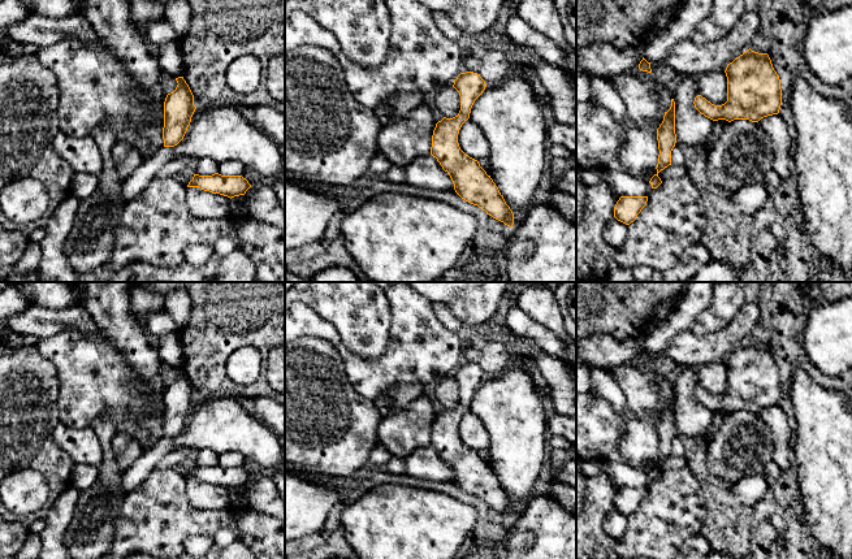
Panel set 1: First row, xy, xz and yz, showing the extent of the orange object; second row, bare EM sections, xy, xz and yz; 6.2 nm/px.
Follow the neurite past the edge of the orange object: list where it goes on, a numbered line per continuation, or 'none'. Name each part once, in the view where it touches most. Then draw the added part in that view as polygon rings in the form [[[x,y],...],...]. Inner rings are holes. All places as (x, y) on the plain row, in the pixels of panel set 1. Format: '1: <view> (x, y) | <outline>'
none

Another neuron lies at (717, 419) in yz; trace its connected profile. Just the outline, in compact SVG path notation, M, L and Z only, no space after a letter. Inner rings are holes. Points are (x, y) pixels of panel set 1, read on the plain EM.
M714 412L712 429L709 430L709 433L706 436L706 443L708 445L715 437L715 434L717 434L718 429L721 428L722 422L723 422L723 416L721 413L718 413L718 412Z

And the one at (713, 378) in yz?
M725 361L705 365L697 370L699 384L714 396L727 393L727 368Z

